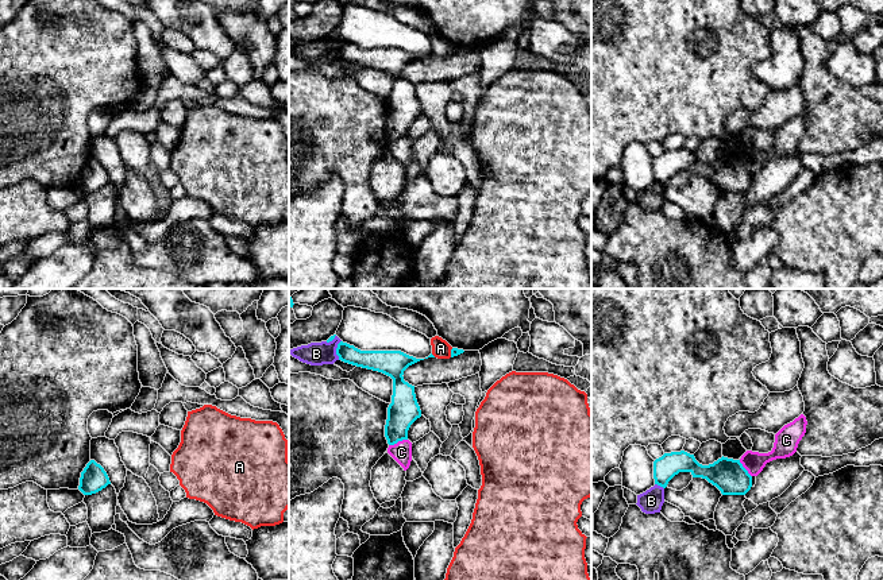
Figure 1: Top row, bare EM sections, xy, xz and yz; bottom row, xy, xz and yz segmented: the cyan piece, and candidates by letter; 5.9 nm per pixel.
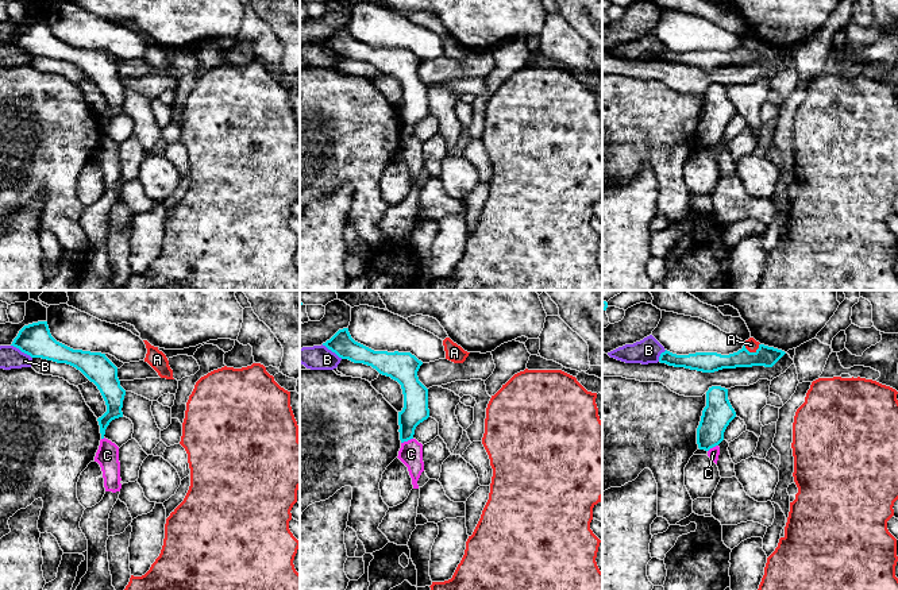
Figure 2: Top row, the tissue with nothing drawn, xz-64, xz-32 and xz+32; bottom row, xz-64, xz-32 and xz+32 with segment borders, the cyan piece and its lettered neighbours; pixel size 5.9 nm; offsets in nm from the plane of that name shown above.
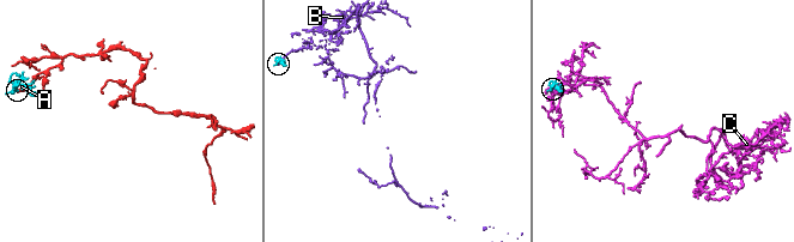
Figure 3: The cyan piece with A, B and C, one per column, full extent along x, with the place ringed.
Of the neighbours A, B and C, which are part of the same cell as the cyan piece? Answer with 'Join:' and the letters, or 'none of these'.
Join: none of these

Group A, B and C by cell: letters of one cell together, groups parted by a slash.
A / B / C

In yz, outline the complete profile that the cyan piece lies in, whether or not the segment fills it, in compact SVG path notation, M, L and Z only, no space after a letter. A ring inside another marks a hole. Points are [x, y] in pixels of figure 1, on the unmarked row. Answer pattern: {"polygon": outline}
{"polygon": "M685 148L664 151L653 159L655 182L666 186L679 170L690 170L693 175L706 177L722 193L745 193L752 185L752 174L740 158L721 155L713 162L699 162L694 152Z"}

